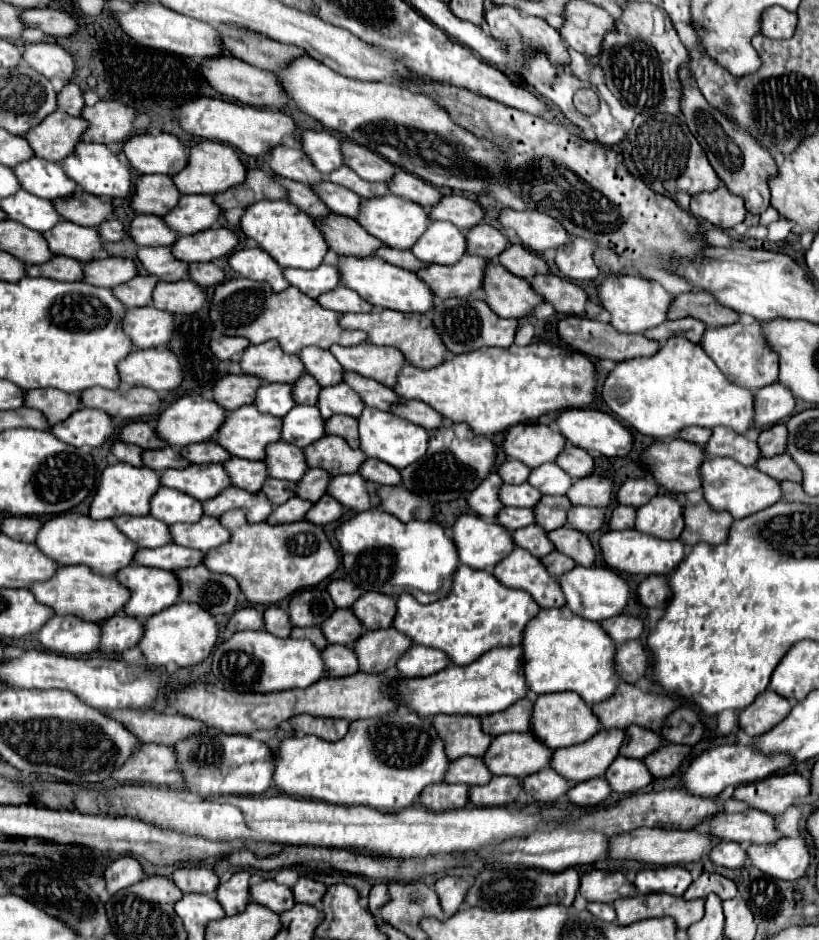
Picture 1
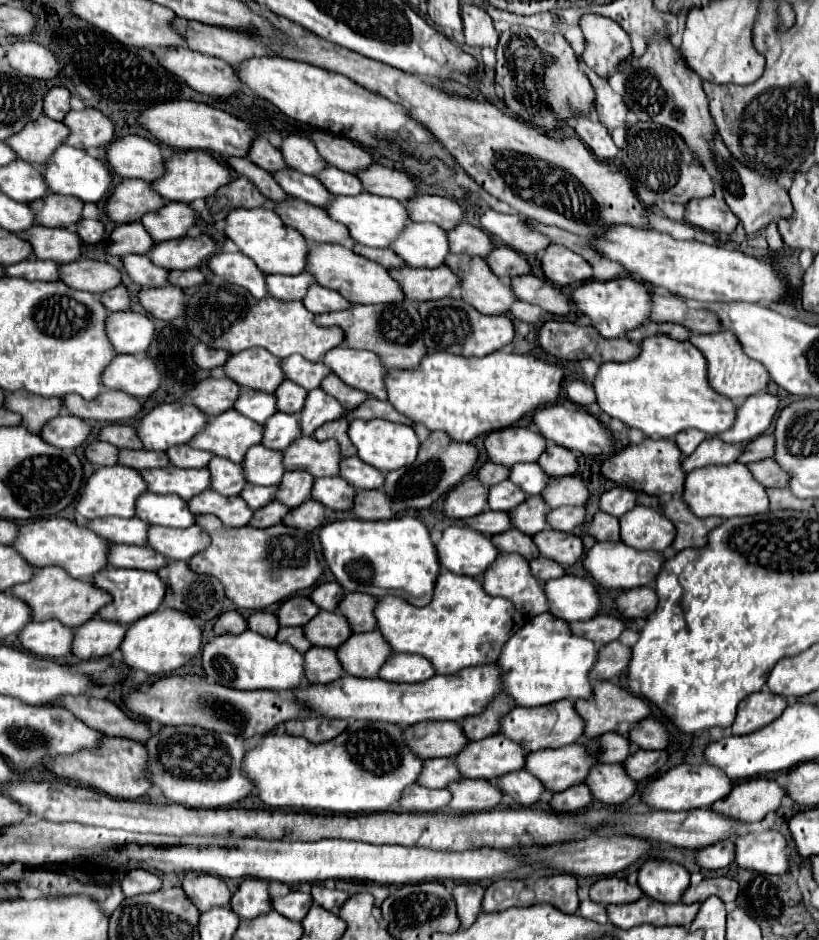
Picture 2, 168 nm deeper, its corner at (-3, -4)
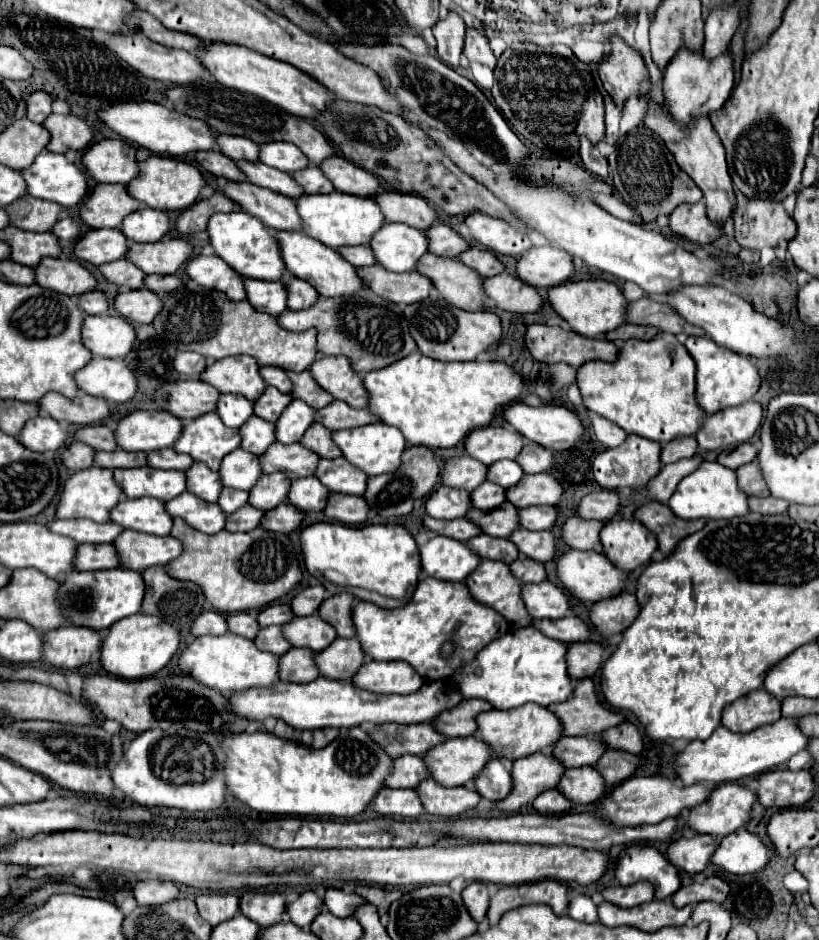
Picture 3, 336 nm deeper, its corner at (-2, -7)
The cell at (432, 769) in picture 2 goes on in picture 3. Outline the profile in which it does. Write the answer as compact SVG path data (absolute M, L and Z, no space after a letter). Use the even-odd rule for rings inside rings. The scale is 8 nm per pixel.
M401 756L395 760L395 776L387 780L387 786L417 788L427 778L431 778L431 772L421 756Z

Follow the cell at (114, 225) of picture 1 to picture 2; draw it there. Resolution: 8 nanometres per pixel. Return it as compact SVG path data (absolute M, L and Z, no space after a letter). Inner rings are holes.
M80 219L76 223L76 233L84 243L96 245L96 243L104 241L104 225L94 219Z

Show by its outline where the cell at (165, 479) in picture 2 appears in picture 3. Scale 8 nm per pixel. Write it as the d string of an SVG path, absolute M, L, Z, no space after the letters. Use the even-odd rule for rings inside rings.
M149 466L113 472L117 484L125 490L127 498L153 496L167 502L187 490L187 476L179 470L155 470Z

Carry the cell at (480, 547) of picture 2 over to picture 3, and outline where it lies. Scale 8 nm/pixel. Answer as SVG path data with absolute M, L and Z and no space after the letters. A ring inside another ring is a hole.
M435 536L421 548L423 572L451 582L463 582L479 566L481 558L459 540L449 536Z

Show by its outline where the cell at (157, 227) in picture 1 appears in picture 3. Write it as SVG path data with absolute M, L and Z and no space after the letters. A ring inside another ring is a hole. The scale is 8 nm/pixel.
M91 230L75 246L77 258L101 266L125 258L129 250L129 240L121 230Z

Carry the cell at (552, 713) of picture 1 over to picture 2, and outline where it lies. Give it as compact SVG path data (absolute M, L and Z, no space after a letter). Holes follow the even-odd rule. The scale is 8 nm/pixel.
M558 701L556 705L542 705L536 709L528 707L510 709L510 713L504 715L504 721L500 721L500 733L516 741L524 751L540 751L546 747L556 749L576 743L584 735L584 721L576 713L572 701Z

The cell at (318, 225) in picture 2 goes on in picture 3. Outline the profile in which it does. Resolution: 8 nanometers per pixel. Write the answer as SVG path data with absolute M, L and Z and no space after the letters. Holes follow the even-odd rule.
M227 182L223 192L231 200L235 200L243 212L261 218L263 224L269 224L269 228L273 230L287 230L287 232L303 230L303 220L297 212L297 204L293 198L255 186L251 182L243 184Z

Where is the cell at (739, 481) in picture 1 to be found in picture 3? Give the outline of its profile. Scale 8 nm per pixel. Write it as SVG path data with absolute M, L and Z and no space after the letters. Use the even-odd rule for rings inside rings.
M705 462L701 464L699 470L695 470L669 500L669 508L675 512L675 516L683 520L695 520L695 518L735 518L735 516L745 516L749 512L749 496L741 492L737 484L737 476L731 468L721 466L719 462Z

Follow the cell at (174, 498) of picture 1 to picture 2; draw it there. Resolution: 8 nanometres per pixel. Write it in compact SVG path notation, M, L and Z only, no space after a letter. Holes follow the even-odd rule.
M142 493L136 501L136 517L148 525L162 527L190 527L194 525L194 515L190 513L184 499L176 495L156 495Z

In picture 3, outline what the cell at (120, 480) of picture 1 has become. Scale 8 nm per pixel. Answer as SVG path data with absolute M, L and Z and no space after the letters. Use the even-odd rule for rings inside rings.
M93 466L87 470L75 472L61 494L61 502L57 506L57 518L89 518L95 522L109 522L111 510L121 502L123 498L123 488L115 482L113 470Z

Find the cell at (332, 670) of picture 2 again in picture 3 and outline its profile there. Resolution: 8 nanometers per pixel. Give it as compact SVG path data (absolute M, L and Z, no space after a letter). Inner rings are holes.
M291 648L279 660L279 678L283 682L307 684L309 680L319 678L319 668L315 664L315 652L309 648Z

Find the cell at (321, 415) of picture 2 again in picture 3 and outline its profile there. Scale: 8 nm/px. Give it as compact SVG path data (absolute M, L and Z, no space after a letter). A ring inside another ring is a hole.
M295 398L283 410L283 416L279 416L279 420L275 422L277 440L283 442L283 444L299 442L303 438L303 434L307 432L307 428L311 424L315 424L315 414L317 414L317 410L313 406L309 406L307 402Z

